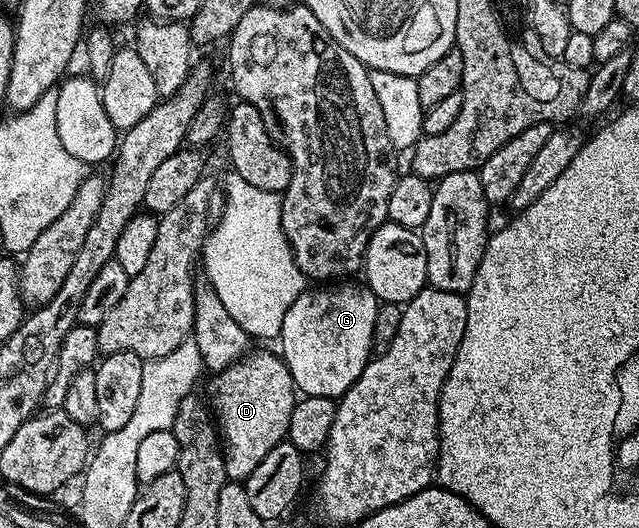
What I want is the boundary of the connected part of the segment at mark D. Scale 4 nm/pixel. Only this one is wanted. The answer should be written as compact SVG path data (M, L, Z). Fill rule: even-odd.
M250 351L212 378L211 406L221 433L228 481L246 481L253 469L287 436L289 419L297 401L295 382L278 353Z

